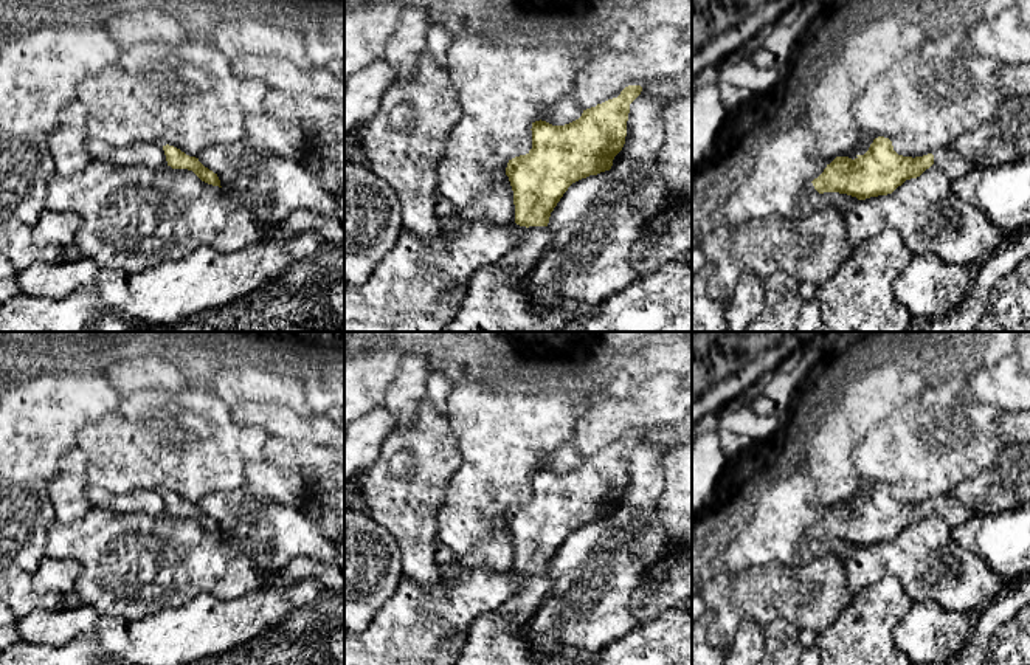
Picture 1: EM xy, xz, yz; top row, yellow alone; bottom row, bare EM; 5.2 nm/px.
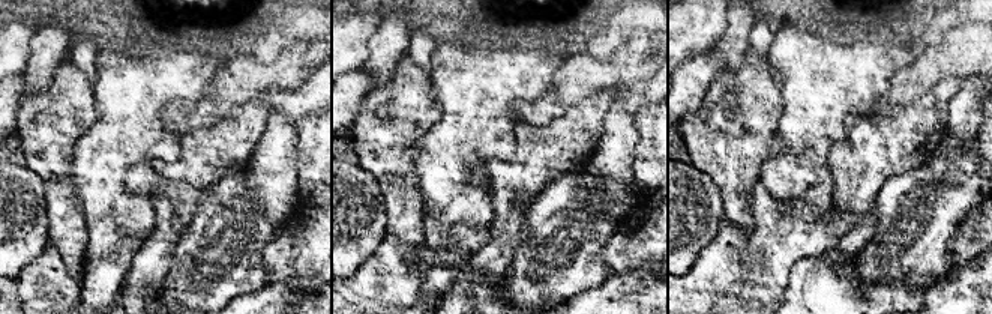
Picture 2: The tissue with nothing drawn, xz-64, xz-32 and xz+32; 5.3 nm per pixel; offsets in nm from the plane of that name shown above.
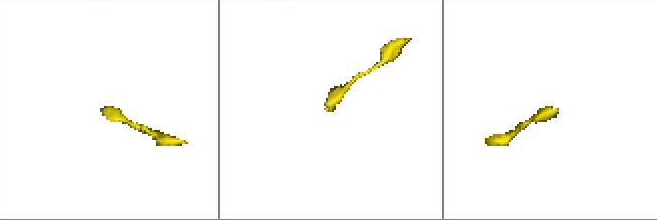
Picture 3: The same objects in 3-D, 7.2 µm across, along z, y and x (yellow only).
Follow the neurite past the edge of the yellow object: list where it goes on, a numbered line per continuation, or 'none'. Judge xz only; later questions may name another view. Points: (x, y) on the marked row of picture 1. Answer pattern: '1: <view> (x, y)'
1: xz (534, 241)

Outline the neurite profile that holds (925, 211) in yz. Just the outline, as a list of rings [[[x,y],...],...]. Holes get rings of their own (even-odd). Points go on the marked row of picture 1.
[[[932,164],[892,194],[858,200],[844,214],[845,242],[855,250],[890,228],[912,254],[935,254],[948,264],[974,268],[1008,237],[982,209],[957,198],[951,184],[952,180]]]

